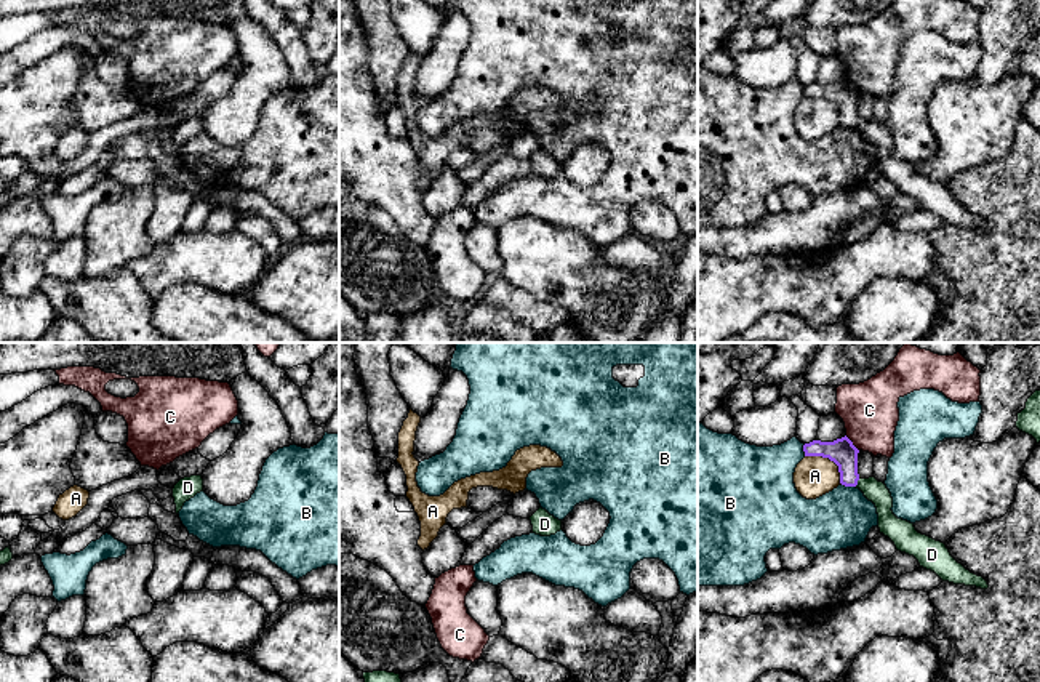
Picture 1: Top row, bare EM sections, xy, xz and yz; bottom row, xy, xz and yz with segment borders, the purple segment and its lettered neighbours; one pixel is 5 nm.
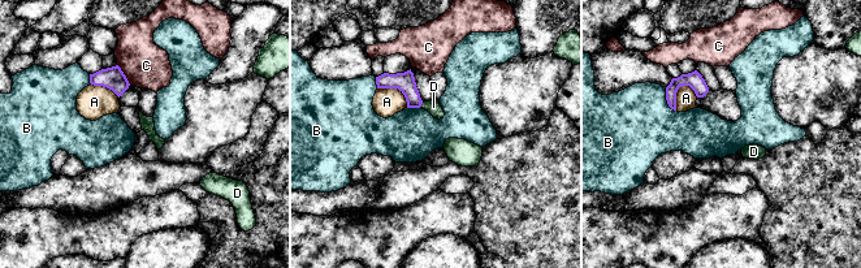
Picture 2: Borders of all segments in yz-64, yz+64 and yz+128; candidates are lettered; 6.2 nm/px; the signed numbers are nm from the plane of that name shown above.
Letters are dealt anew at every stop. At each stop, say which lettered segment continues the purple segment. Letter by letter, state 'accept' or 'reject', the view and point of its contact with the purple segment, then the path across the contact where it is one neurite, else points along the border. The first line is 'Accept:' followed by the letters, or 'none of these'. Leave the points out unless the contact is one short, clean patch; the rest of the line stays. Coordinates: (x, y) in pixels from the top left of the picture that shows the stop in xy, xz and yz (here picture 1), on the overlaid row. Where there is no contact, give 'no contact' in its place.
Accept: none of these
A: reject; meets purple in yz at (831, 460)
B: reject; meets purple in yz at (848, 485)
C: reject; meets purple in yz at (852, 444); border along yz (845, 436), (858, 450)
D: reject; meets purple in yz at (856, 482); border along yz (860, 479), (855, 485)

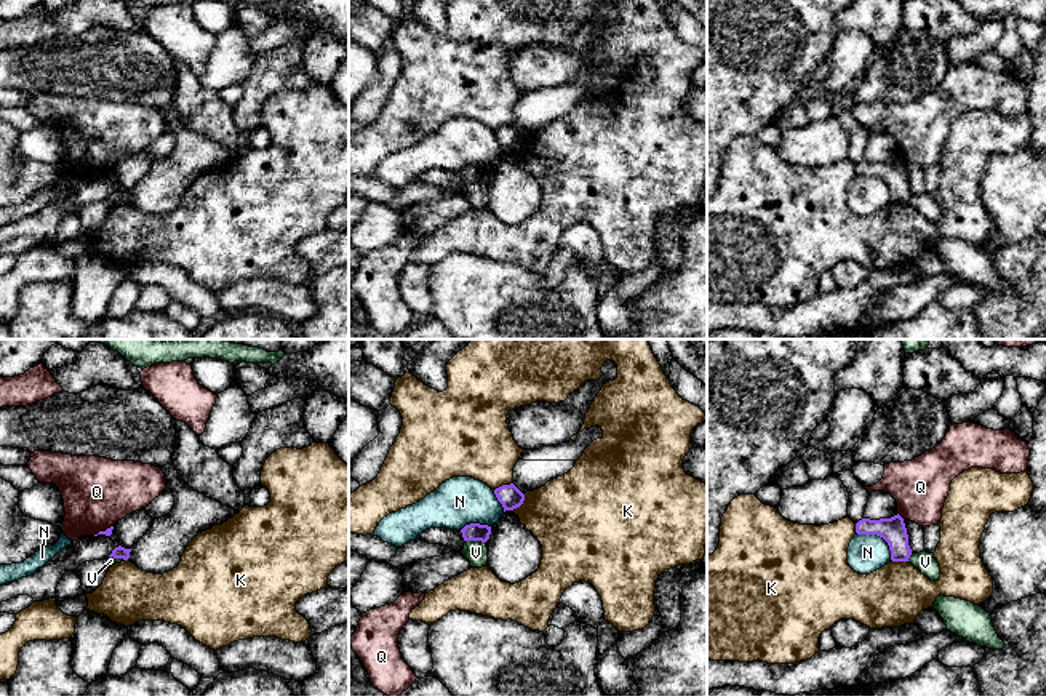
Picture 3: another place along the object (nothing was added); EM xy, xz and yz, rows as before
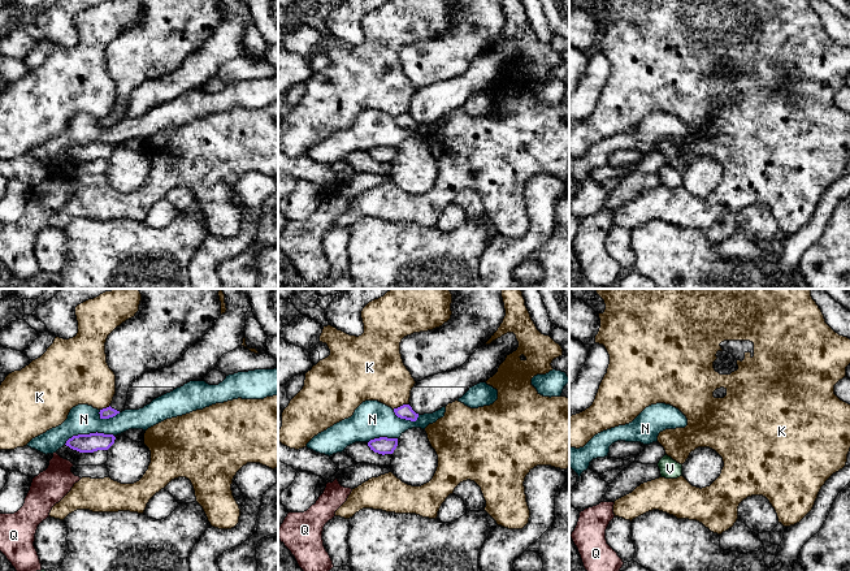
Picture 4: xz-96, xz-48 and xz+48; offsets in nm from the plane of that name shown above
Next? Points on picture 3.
Accept: none of these
K: reject; meets purple in xz at (522, 503)
N: reject; meets purple in yz at (880, 536)
Q: reject; meets purple in yz at (899, 516); border along yz (898, 512), (904, 519)
V: reject; meets purple in xz at (475, 540); border along xz (466, 540), (485, 543)

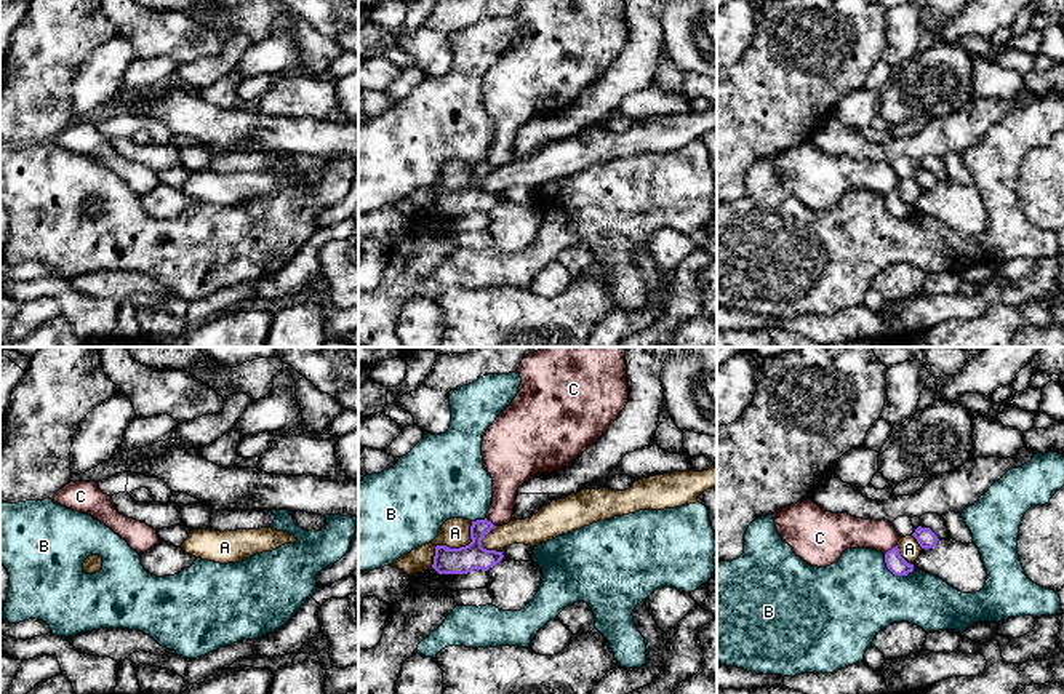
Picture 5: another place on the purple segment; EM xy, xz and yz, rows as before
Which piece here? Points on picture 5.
Accept: none of these
A: reject; meets purple in xz at (453, 549)
B: reject; meets purple in yz at (895, 574)
C: reject; meets purple in yz at (892, 549); border along yz (896, 544), (884, 554)

